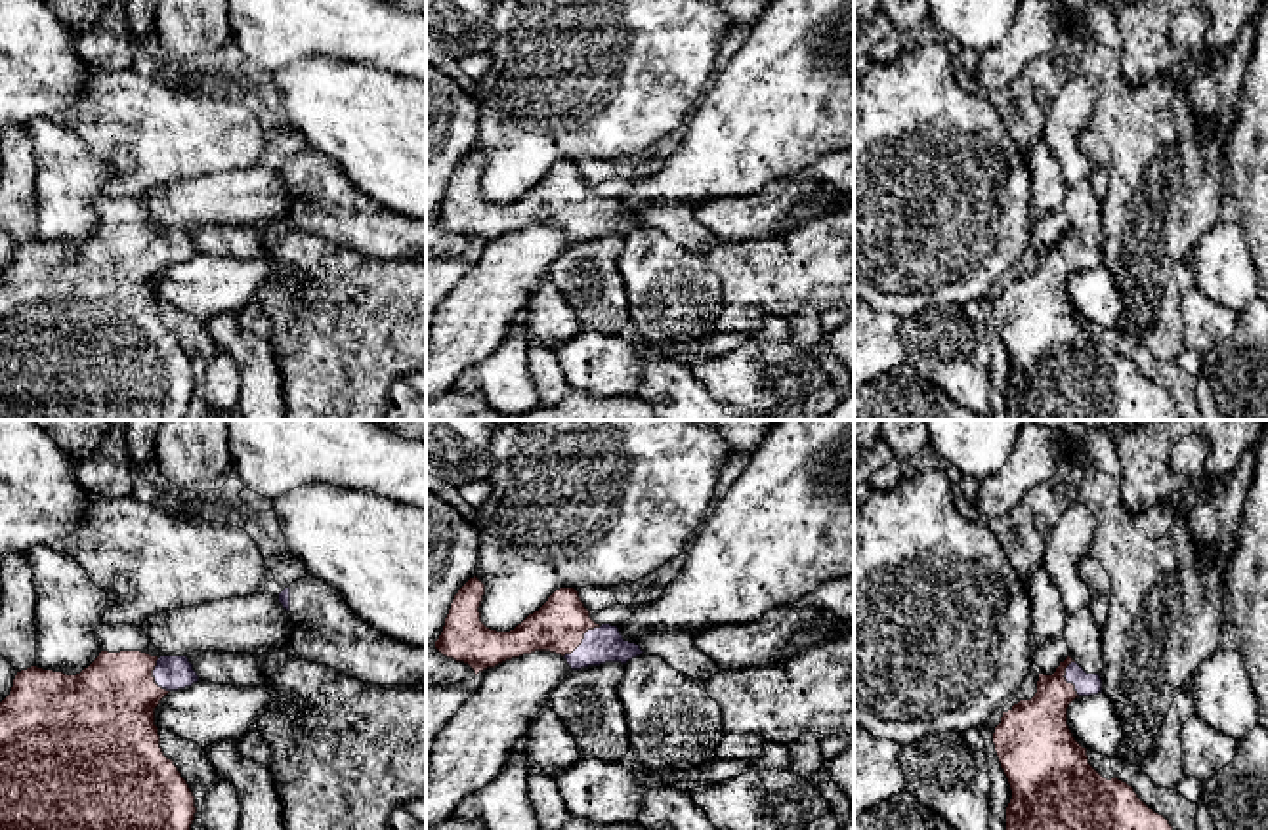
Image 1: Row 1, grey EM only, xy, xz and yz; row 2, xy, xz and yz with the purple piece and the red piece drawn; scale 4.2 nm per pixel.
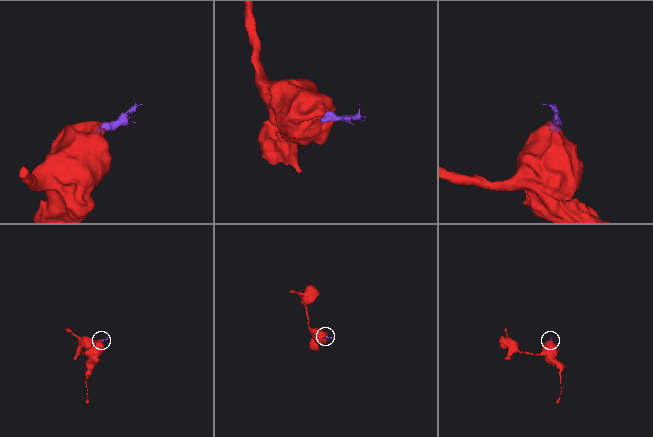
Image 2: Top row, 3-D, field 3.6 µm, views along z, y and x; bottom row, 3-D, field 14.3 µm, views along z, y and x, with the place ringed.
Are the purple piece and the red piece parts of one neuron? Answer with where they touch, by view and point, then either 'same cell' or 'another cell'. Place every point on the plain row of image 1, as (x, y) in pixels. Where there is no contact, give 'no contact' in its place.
meets purple in xz at (583, 212); same cell

